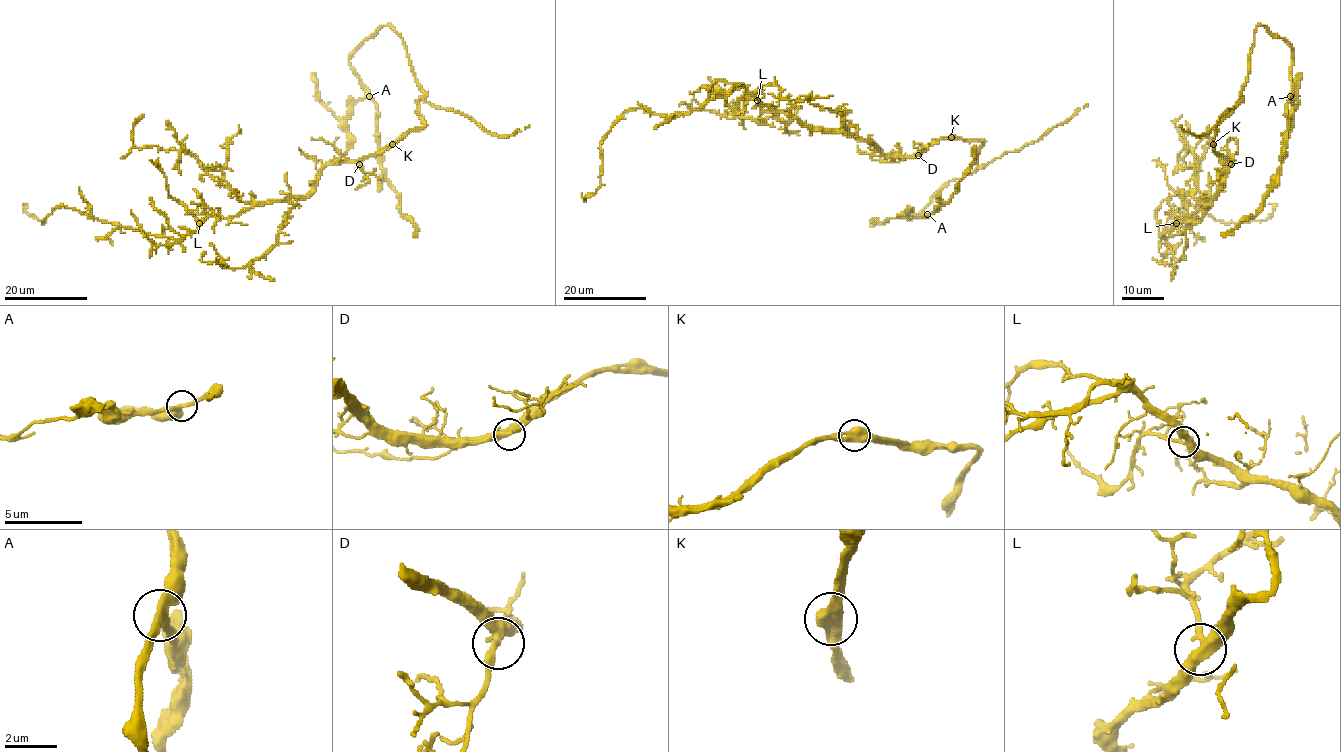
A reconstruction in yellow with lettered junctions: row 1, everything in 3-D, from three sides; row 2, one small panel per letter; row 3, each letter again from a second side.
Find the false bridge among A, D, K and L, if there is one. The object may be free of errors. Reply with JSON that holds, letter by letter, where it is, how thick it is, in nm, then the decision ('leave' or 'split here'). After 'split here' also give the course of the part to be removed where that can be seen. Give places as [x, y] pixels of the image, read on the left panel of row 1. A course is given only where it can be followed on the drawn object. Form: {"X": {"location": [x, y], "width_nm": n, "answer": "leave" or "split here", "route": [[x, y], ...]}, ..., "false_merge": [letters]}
{"A": {"location": [369, 96], "width_nm": 320, "answer": "leave"}, "D": {"location": [359, 164], "width_nm": 400, "answer": "leave"}, "K": {"location": [392, 144], "width_nm": 550, "answer": "leave"}, "L": {"location": [199, 223], "width_nm": 380, "answer": "leave"}, "false_merge": []}

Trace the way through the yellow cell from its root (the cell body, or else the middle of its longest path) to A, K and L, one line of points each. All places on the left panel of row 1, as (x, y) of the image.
A: (365, 155), (425, 124), (419, 110), (424, 90), (403, 39), (390, 26), (349, 60), (369, 96)
K: (365, 155), (376, 154), (393, 144)
L: (365, 155), (357, 161), (330, 162), (315, 188), (303, 197), (256, 202), (237, 216), (210, 216), (199, 223)

